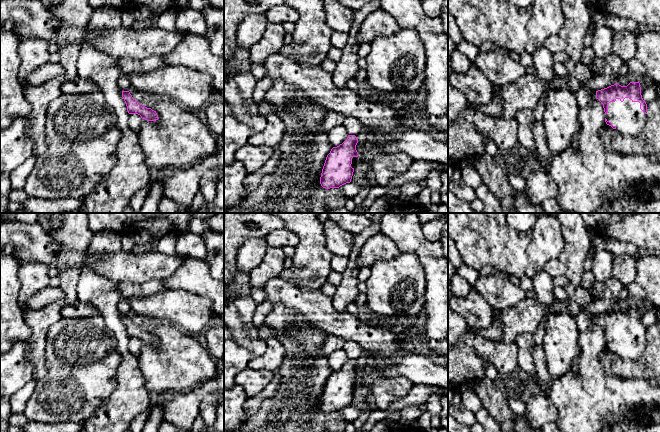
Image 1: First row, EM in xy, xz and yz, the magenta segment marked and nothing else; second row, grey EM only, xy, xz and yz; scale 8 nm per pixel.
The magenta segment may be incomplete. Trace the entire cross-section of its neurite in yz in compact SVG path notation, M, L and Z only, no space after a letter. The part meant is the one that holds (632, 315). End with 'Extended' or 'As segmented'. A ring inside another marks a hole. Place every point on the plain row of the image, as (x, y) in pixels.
M639 305L627 310L616 307L598 314L596 322L603 328L606 348L613 353L631 360L643 353L647 328L642 322Z. Extended

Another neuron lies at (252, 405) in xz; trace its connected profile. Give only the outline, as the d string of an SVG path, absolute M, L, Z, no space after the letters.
M276 371L274 372L273 379L268 386L266 386L261 392L259 392L255 396L248 397L244 405L247 416L251 416L256 413L261 407L264 400L273 397L277 393L279 386L279 374Z

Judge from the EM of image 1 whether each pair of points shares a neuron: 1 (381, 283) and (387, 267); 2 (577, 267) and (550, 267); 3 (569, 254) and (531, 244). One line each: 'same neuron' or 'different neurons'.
1: same neuron
2: different neurons
3: different neurons

